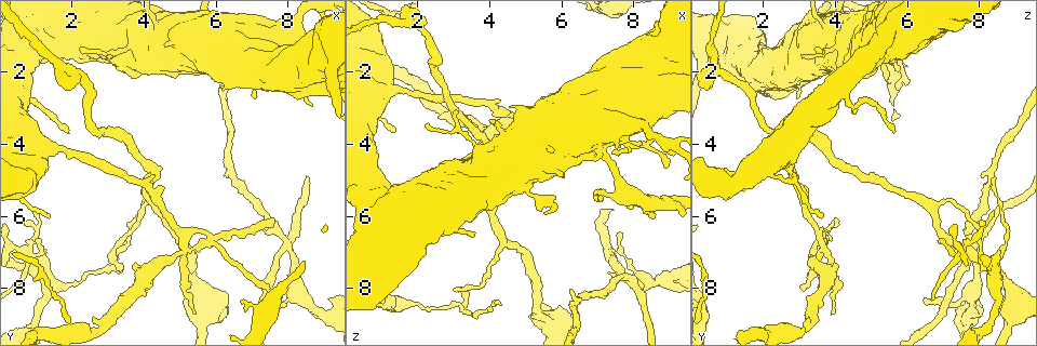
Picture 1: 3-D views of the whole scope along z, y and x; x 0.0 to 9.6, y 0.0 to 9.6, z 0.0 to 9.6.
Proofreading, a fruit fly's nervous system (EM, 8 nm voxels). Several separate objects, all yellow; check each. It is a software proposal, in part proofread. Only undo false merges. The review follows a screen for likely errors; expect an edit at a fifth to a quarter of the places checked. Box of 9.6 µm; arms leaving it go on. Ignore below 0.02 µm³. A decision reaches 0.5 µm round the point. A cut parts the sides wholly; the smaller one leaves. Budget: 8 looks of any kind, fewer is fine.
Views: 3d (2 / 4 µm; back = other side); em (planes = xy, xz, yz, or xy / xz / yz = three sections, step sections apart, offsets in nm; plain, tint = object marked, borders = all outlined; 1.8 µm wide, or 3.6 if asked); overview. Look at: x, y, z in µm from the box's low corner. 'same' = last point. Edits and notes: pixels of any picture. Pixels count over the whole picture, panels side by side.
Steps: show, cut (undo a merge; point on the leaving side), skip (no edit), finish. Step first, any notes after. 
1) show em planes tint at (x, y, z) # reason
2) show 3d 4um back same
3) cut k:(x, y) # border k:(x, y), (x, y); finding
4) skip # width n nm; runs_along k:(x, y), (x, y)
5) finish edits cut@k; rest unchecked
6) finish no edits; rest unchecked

show 3d 2um at (3.25, 7.40, 8.45) # branch point

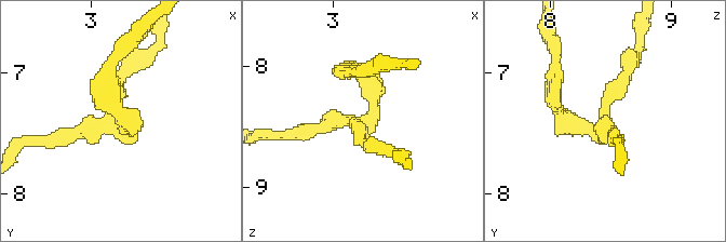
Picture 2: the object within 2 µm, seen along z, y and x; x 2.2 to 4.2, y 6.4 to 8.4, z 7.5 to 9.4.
show em planes tint at (3.24, 7.44, 8.48)

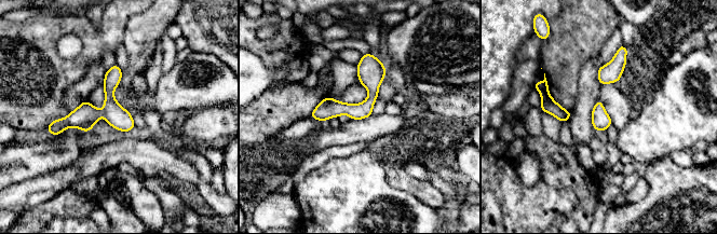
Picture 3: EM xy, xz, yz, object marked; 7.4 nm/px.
cut 3:(549, 105) # two neurons meet here

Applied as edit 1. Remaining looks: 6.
show em 3.6um planes tint at (7.95, 6.75, 7.80) # four-way junction

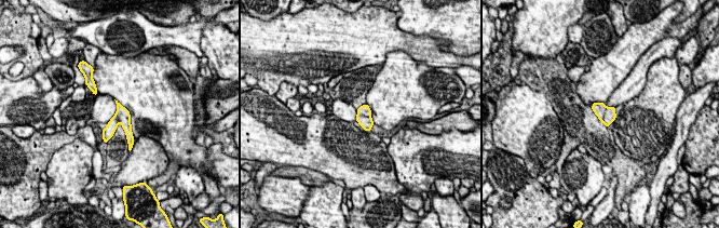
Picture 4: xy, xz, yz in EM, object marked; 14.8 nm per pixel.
cut 4:(610, 116) # two neurons meet here

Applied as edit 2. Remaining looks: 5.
show overview

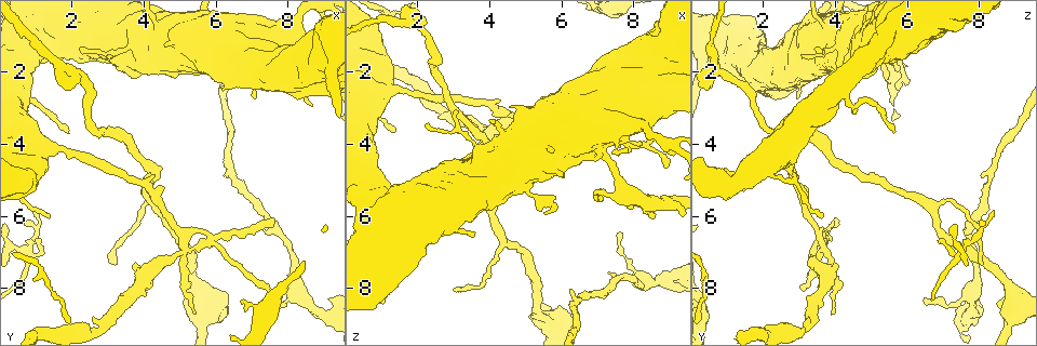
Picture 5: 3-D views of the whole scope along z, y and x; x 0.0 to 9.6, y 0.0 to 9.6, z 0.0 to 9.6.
show 3d 2um at (0.65, 6.95, 7.55) # sharp bend

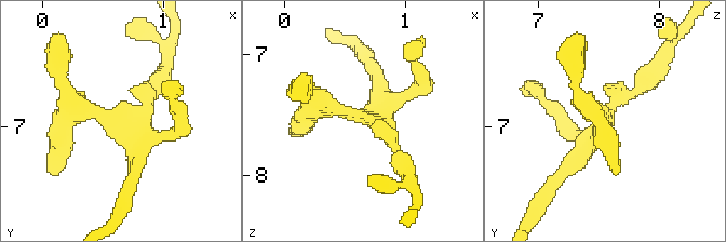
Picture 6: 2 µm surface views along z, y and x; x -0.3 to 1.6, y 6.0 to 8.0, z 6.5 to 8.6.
show em planes tint at (0.64, 6.96, 7.52) # now the EM

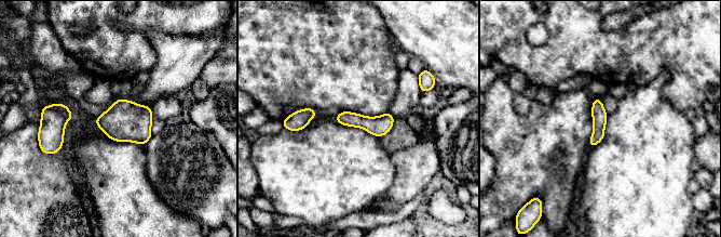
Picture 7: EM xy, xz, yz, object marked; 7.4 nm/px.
skip # runs_along 7:(339, 117), (364, 122), (391, 119); continuous, no second neuron

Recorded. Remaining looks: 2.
finish edits cut@3, cut@4; rest unchecked

